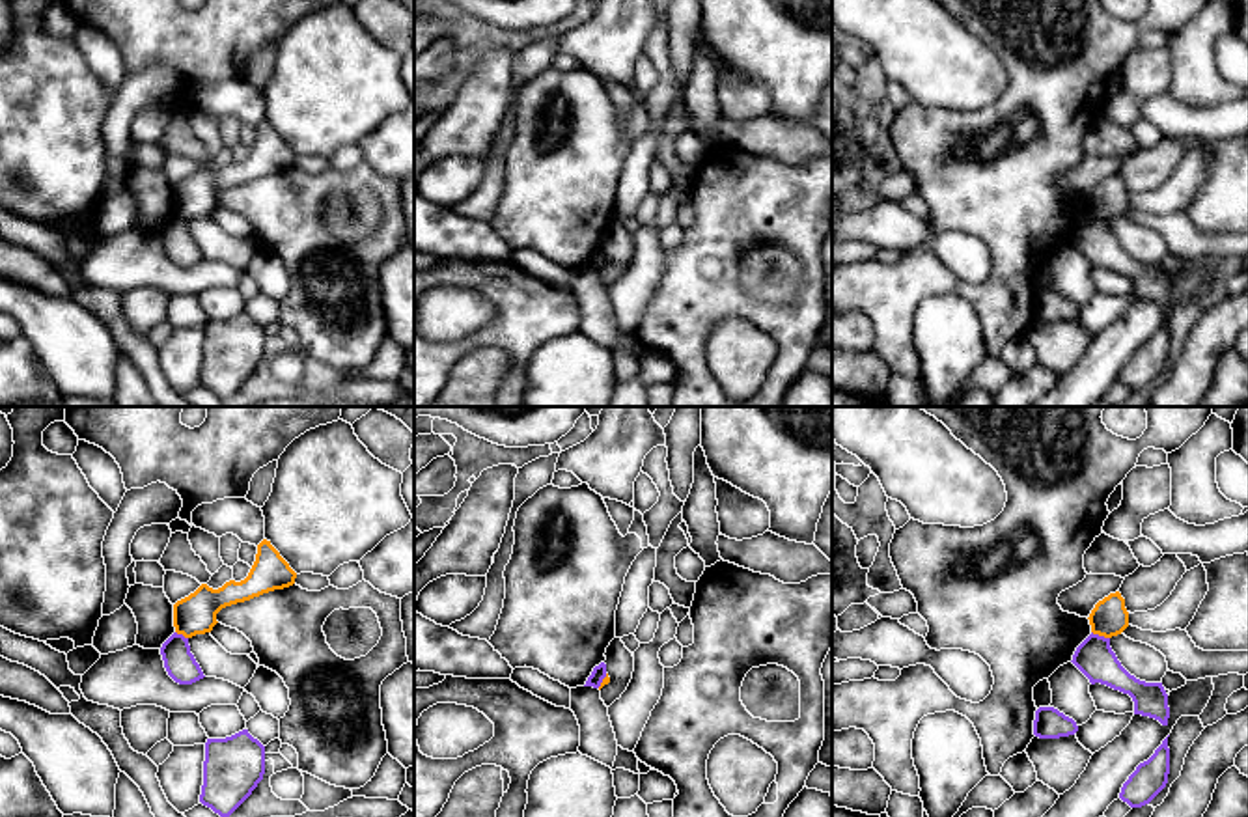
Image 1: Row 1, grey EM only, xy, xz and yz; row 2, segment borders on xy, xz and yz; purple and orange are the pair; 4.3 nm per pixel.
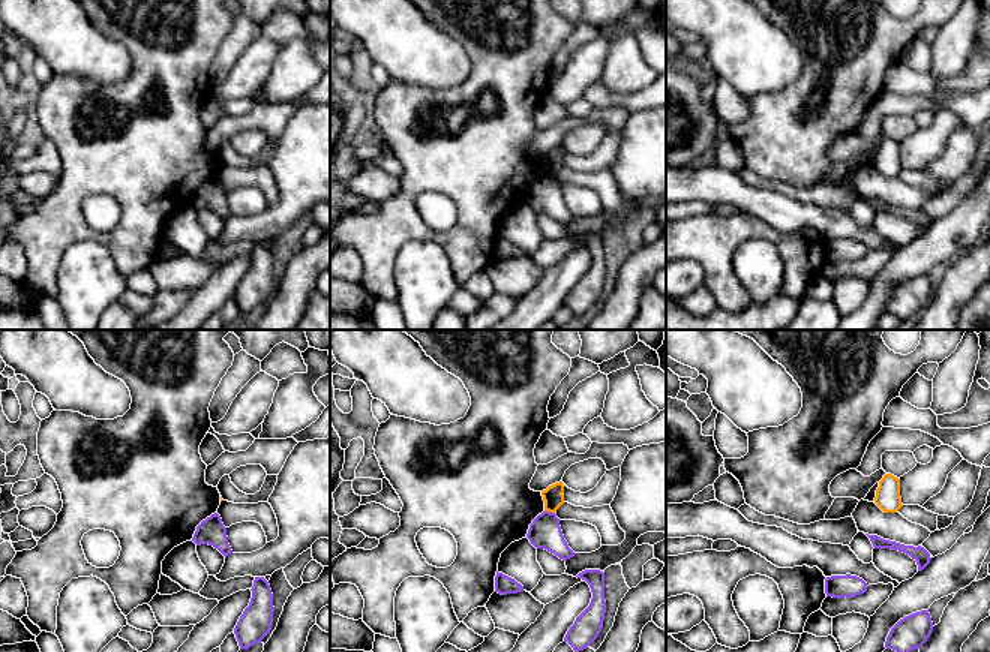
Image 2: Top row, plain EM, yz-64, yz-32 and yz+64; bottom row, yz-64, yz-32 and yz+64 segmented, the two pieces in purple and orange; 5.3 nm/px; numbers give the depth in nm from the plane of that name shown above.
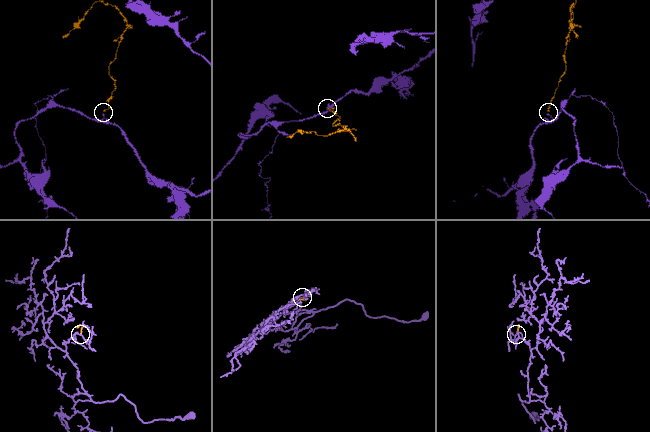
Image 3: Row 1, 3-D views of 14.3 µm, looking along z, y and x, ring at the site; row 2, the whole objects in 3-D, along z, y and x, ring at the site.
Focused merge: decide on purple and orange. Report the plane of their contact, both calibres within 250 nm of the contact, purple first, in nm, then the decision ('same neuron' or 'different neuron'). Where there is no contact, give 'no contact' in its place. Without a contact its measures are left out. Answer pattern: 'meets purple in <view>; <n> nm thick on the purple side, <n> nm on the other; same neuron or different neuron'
meets purple in yz; 170 nm thick on the purple side, 160 nm on the other; different neuron

